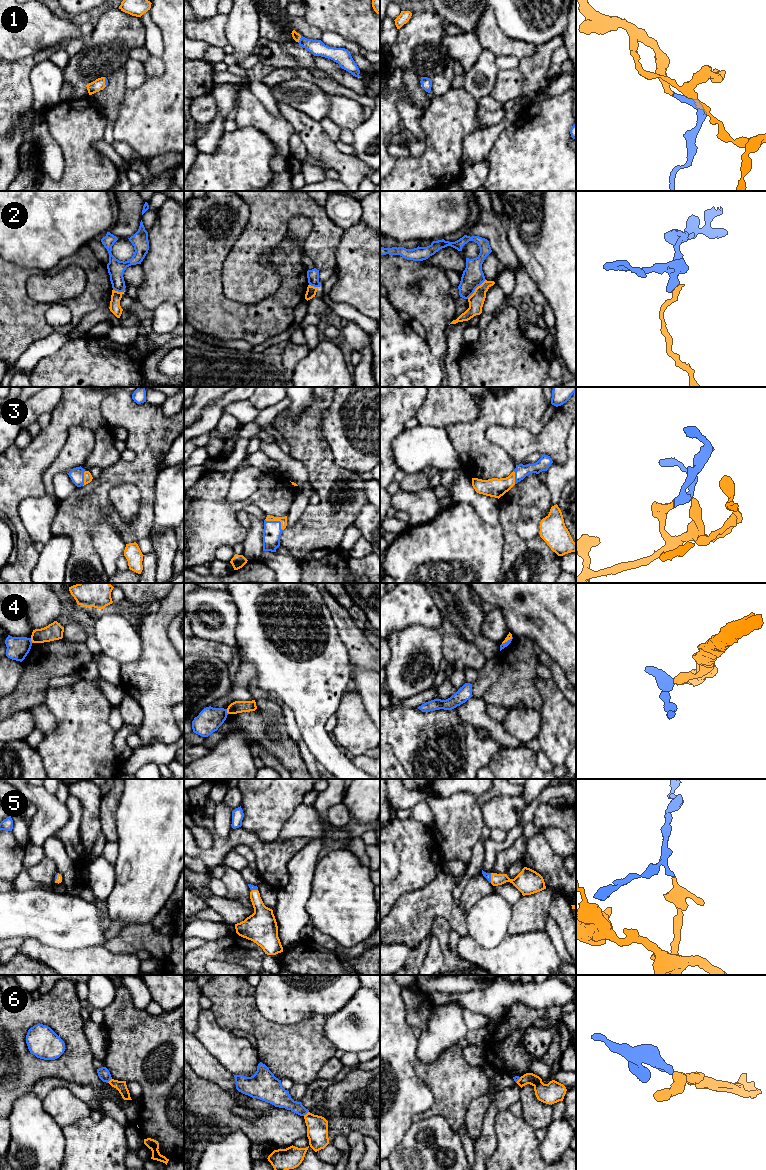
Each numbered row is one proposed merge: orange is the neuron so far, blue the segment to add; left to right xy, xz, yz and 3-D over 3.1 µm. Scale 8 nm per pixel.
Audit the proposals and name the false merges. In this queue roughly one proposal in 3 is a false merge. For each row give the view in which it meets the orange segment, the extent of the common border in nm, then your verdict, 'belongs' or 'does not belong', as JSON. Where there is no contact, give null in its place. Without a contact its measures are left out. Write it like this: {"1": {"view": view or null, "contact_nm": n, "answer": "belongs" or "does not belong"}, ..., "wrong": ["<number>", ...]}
{"1": {"view": "xz", "contact_nm": 60, "answer": "belongs"}, "2": {"view": "yz", "contact_nm": 220, "answer": "does not belong"}, "3": {"view": "xz", "contact_nm": 170, "answer": "belongs"}, "4": {"view": "xy", "contact_nm": 40, "answer": "does not belong"}, "5": {"view": "yz", "contact_nm": 70, "answer": "belongs"}, "6": {"view": "xz", "contact_nm": 60, "answer": "does not belong"}, "wrong": ["2", "4", "6"]}

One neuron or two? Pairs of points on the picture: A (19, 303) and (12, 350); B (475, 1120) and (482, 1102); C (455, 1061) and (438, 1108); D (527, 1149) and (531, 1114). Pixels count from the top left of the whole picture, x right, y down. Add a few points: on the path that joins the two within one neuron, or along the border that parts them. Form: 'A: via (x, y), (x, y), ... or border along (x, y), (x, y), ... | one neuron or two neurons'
A: via (12, 315), (12, 338) | one neuron
B: via (475, 1116), (479, 1106) | one neuron
C: via (452, 1073), (452, 1094), (450, 1096) | one neuron
D: border along (522, 1118), (535, 1130) | two neurons

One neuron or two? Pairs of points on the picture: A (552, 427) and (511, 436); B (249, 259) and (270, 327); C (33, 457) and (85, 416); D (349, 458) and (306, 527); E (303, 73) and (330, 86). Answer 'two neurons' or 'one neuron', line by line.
A: one neuron
B: two neurons
C: one neuron
D: two neurons
E: one neuron

